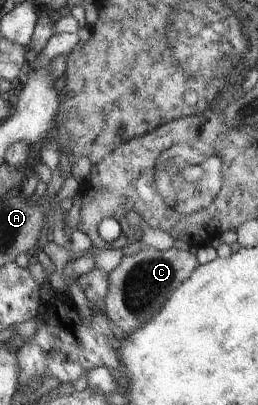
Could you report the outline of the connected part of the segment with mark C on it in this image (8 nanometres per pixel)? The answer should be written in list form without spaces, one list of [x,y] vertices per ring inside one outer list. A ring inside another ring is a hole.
[[[175,247],[164,251],[143,249],[132,255],[125,255],[109,272],[104,312],[127,335],[135,332],[163,308],[163,303],[169,295],[185,282],[199,265],[196,256],[190,251],[182,251]]]

